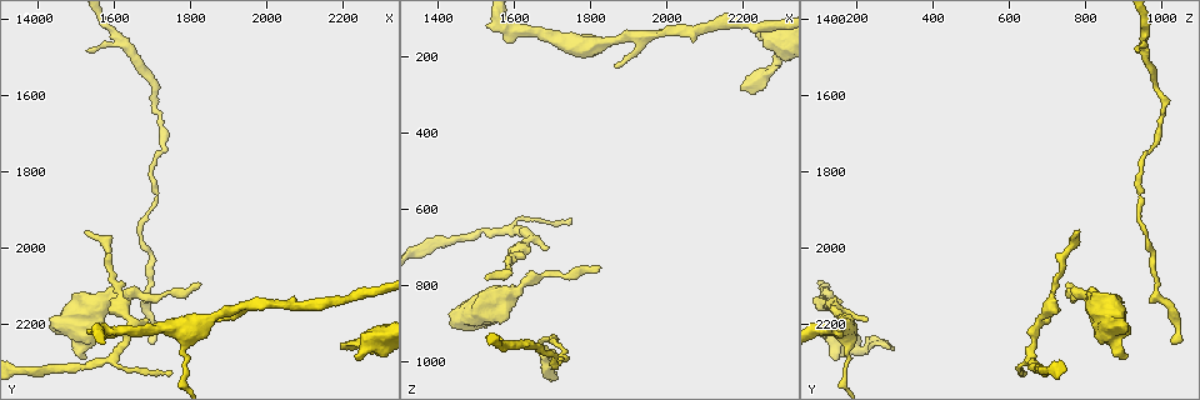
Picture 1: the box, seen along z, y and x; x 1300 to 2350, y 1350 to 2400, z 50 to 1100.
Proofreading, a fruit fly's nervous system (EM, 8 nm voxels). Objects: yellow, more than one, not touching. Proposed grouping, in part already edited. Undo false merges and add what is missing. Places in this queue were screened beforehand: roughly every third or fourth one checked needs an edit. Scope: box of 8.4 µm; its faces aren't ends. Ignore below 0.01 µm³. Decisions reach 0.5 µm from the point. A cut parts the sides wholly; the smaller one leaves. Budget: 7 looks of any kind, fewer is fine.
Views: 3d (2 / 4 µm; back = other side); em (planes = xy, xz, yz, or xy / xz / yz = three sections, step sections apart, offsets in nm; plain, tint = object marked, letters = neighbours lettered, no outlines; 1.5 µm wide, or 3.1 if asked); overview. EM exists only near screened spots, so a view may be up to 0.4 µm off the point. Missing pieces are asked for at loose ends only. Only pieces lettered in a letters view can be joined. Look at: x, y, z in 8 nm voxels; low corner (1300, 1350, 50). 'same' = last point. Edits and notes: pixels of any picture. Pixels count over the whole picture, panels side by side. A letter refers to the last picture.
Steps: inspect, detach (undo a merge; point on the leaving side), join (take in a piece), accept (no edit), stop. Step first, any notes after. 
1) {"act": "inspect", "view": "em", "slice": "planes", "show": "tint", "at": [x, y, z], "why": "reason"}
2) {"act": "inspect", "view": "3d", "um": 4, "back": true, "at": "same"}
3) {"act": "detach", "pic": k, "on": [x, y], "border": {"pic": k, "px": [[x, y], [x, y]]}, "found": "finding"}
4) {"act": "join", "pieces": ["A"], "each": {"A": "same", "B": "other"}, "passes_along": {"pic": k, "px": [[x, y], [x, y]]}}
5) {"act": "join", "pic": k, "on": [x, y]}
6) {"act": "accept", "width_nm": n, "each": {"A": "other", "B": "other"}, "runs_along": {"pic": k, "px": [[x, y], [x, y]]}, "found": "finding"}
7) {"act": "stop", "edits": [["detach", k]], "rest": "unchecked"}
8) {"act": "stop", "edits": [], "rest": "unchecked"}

{"act": "inspect", "view": "3d", "um": 4, "back": true, "at": [1530, 2285, 915], "why": "an open end"}

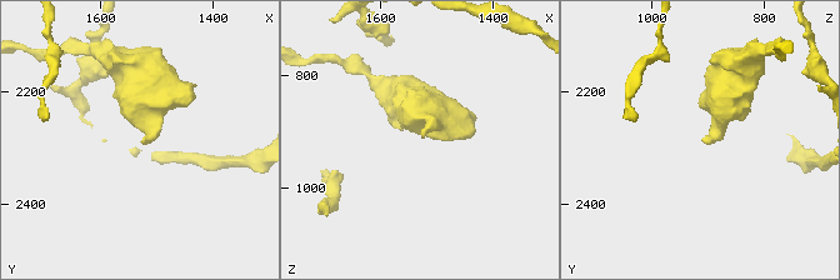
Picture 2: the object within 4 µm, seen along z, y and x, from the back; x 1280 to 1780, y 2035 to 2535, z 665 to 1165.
{"act": "inspect", "view": "em", "slice": "planes", "show": "plain", "at": [1520, 2285, 910]}

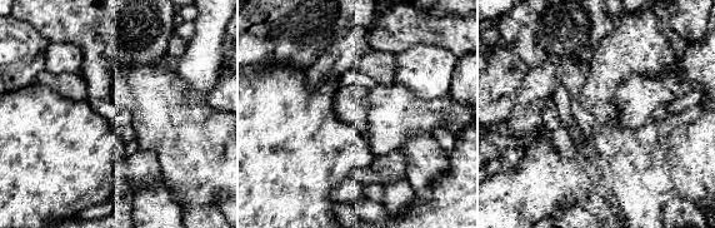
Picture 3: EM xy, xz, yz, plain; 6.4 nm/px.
{"act": "inspect", "view": "em", "slice": "planes", "show": "letters", "at": "same", "why": "what lies round it"}

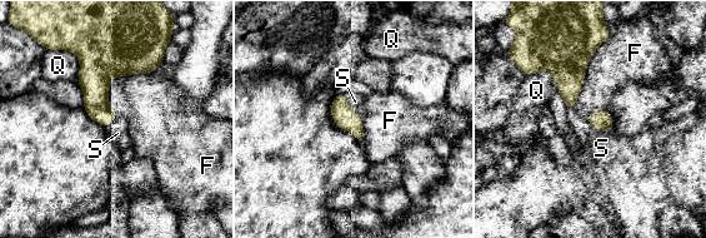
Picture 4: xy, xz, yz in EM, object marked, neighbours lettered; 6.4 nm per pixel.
{"act": "join", "pieces": ["S"], "each": {"F": "other", "Q": "other", "S": "same"}, "found": "the neuron continues"}

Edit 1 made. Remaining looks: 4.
{"act": "inspect", "view": "overview", "why": "see it whole again"}

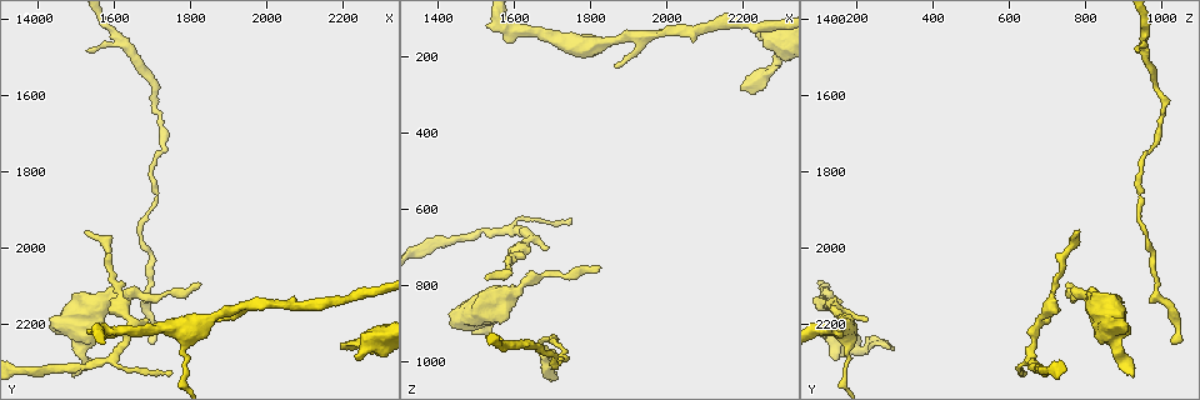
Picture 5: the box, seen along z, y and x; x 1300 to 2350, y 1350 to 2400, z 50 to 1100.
{"act": "inspect", "view": "3d", "um": 2, "at": [1830, 2095, 755], "why": "long arm stops here"}

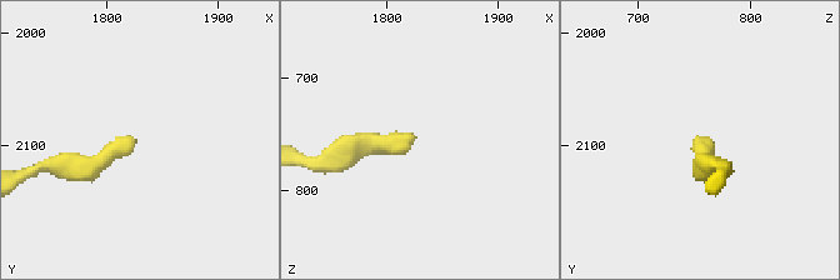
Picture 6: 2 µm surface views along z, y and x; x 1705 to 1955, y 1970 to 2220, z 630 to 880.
{"act": "inspect", "view": "em", "slice": "xz", "step": 8, "show": "letters", "at": [1826, 2096, 756], "why": "now the EM"}

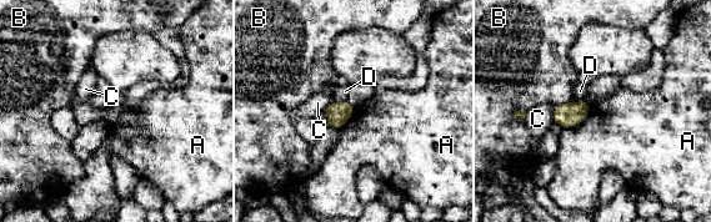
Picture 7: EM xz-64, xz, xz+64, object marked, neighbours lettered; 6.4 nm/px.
{"act": "accept", "width_nm": 150, "longest_contact_nm": ["A", 240], "each": {"A": "other", "B": "other", "C": "other", "D": "other"}, "found": "no lettered piece goes on from it"}

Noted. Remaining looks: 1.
{"act": "stop", "edits": [["join", 4]], "rest": "unchecked"}

